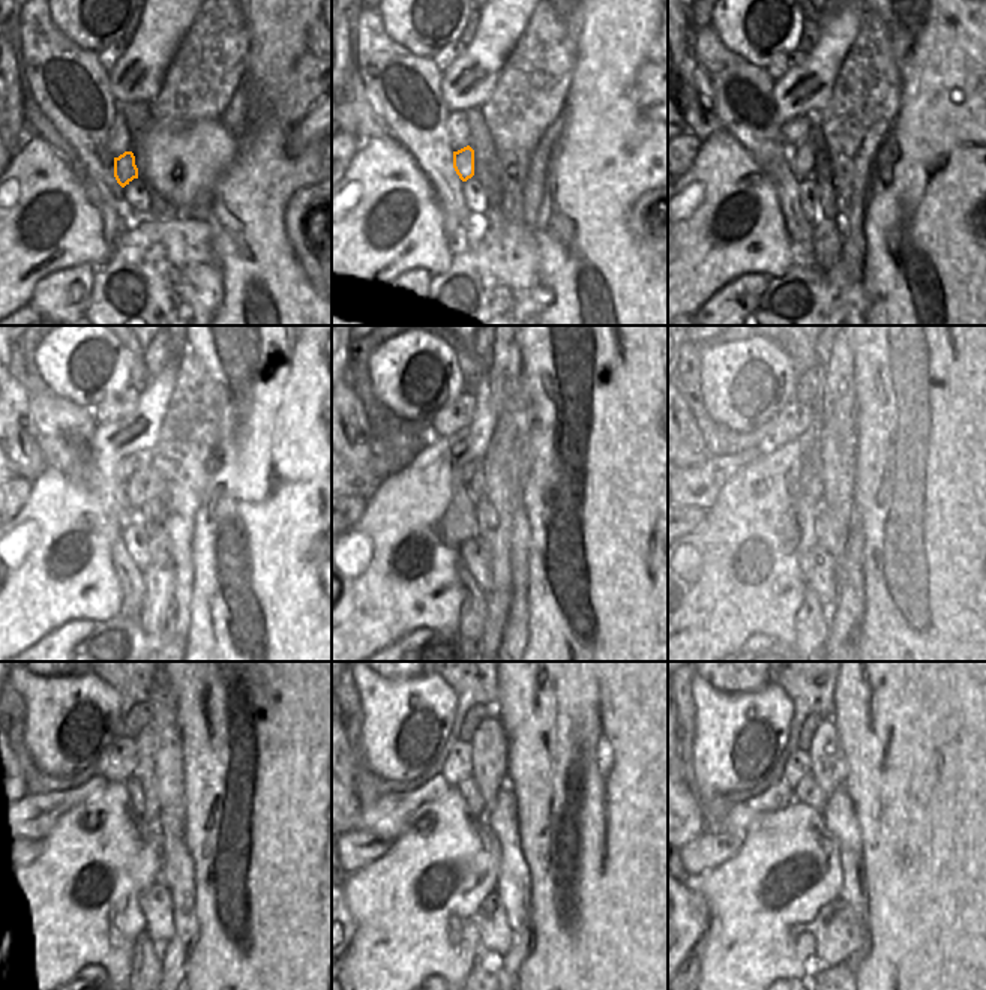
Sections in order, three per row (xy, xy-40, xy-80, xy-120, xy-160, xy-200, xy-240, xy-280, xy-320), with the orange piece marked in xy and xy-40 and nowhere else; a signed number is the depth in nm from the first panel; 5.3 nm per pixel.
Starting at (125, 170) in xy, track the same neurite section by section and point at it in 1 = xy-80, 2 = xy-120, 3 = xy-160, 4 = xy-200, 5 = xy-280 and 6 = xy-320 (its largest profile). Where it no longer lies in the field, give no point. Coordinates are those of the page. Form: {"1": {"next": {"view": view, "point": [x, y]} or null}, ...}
{"1": {"next": {"view": "xy-80", "point": [802, 156]}}, "2": {"next": {"view": "xy-120", "point": [137, 486]}}, "3": {"next": {"view": "xy-160", "point": [474, 486]}}, "4": {"next": {"view": "xy-200", "point": [814, 489]}}, "5": {"next": {"view": "xy-280", "point": [489, 741]}}, "6": {"next": {"view": "xy-320", "point": [827, 759]}}}

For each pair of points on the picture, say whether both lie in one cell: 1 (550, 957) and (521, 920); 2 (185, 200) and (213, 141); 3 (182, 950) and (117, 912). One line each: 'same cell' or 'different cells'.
1: different cells
2: same cell
3: different cells

